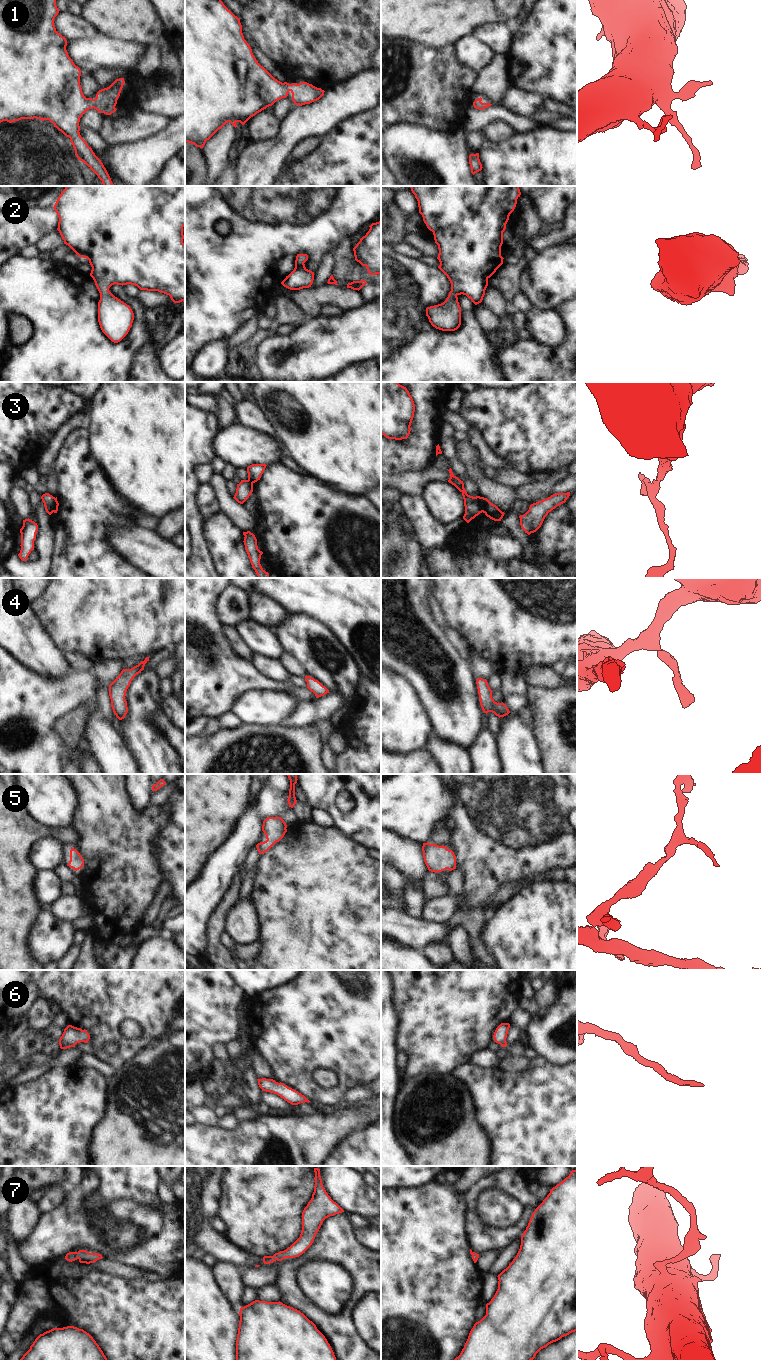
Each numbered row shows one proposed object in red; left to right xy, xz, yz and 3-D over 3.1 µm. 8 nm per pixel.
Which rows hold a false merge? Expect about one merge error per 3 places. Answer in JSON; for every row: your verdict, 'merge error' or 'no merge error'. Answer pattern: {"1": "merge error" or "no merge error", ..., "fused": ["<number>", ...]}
{"1": "no merge error", "2": "no merge error", "3": "merge error", "4": "no merge error", "5": "no merge error", "6": "no merge error", "7": "no merge error", "fused": ["3"]}

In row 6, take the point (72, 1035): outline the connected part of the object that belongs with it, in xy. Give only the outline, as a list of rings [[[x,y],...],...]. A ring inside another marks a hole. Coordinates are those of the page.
[[[68,1025],[59,1039],[59,1045],[61,1049],[67,1049],[80,1042],[88,1043],[89,1039],[90,1035],[85,1029]]]

